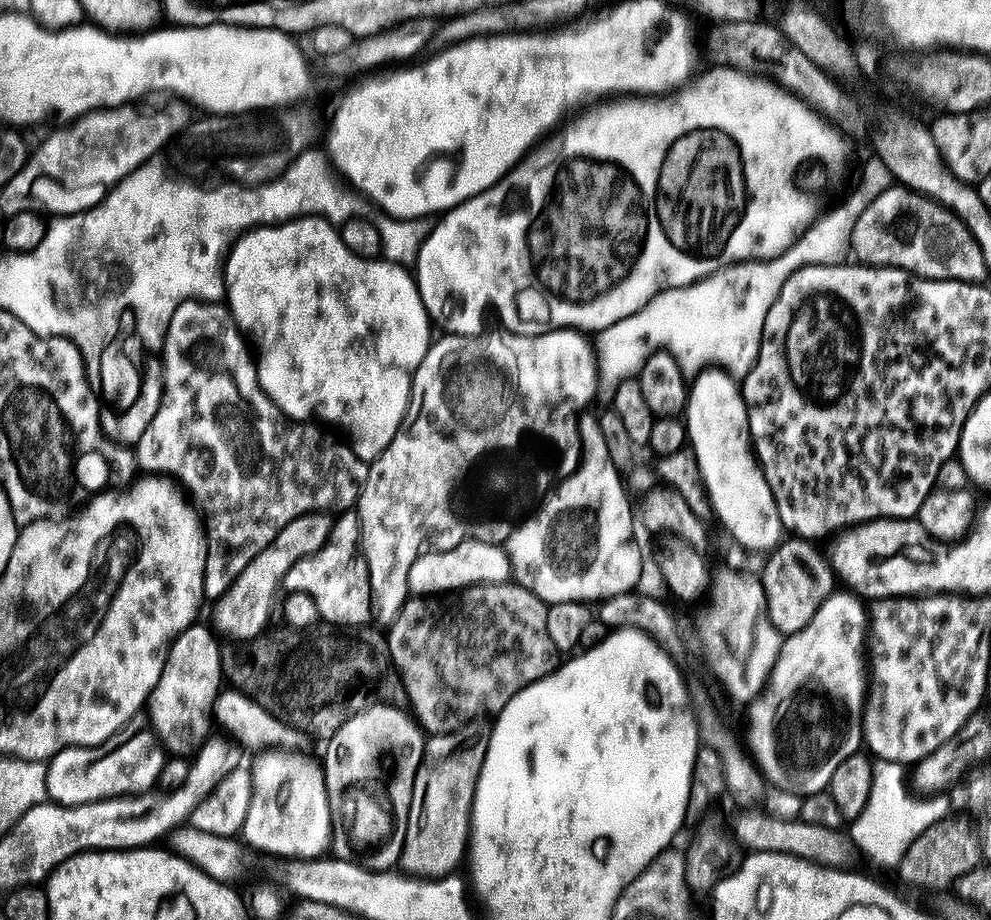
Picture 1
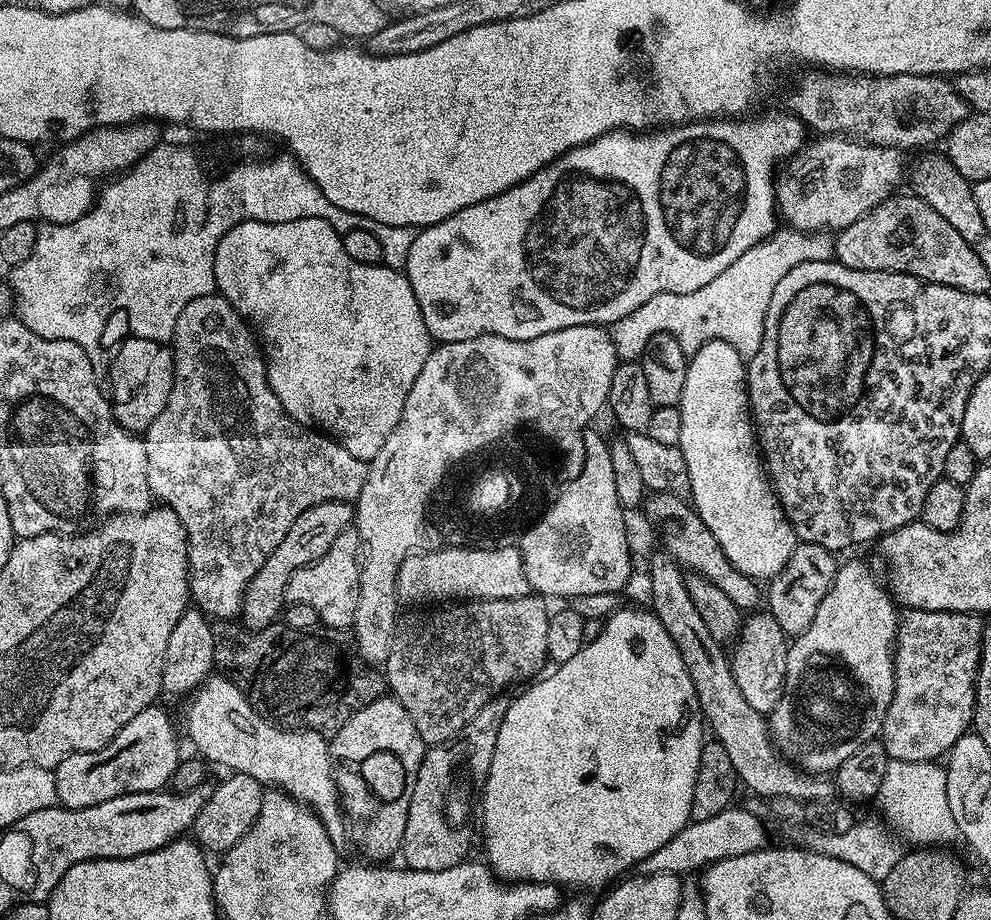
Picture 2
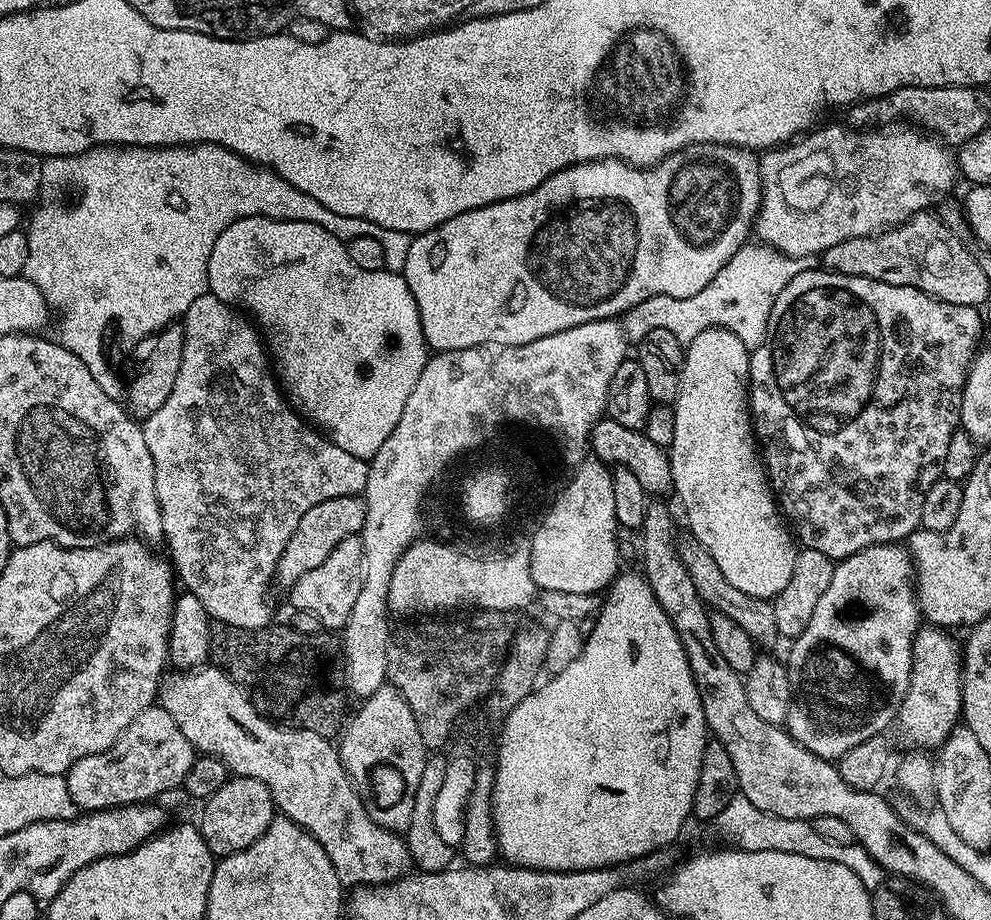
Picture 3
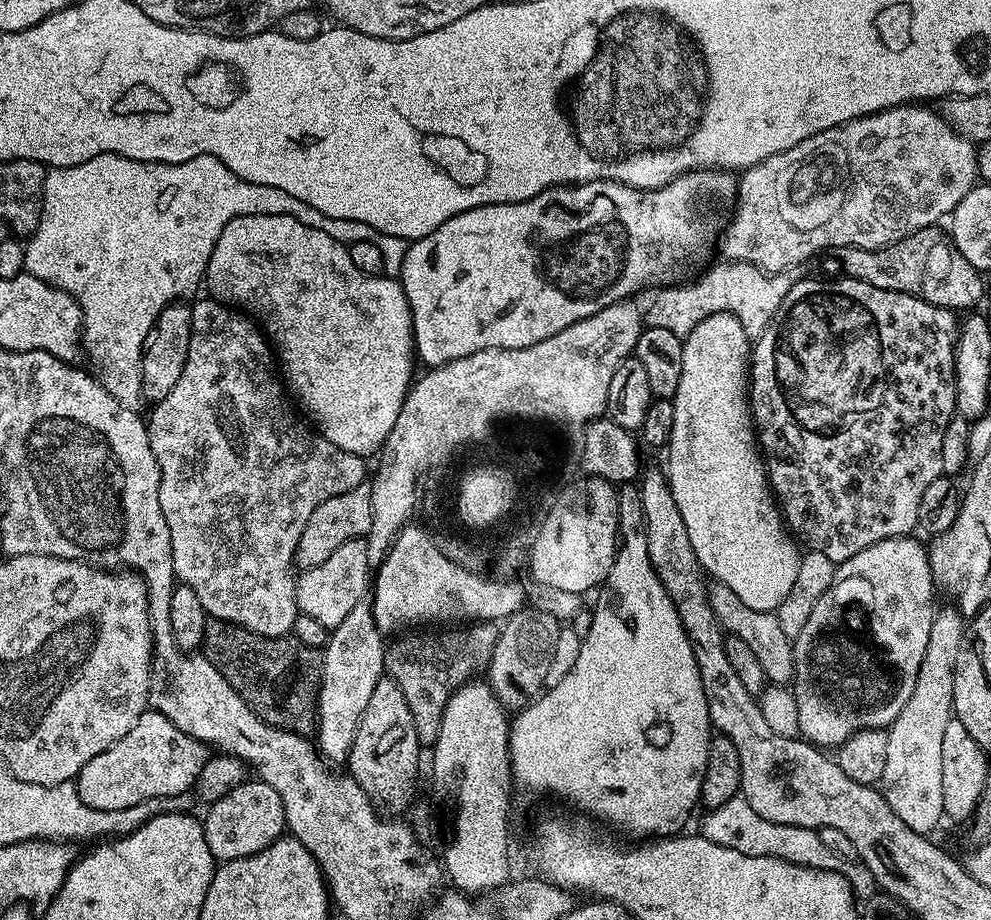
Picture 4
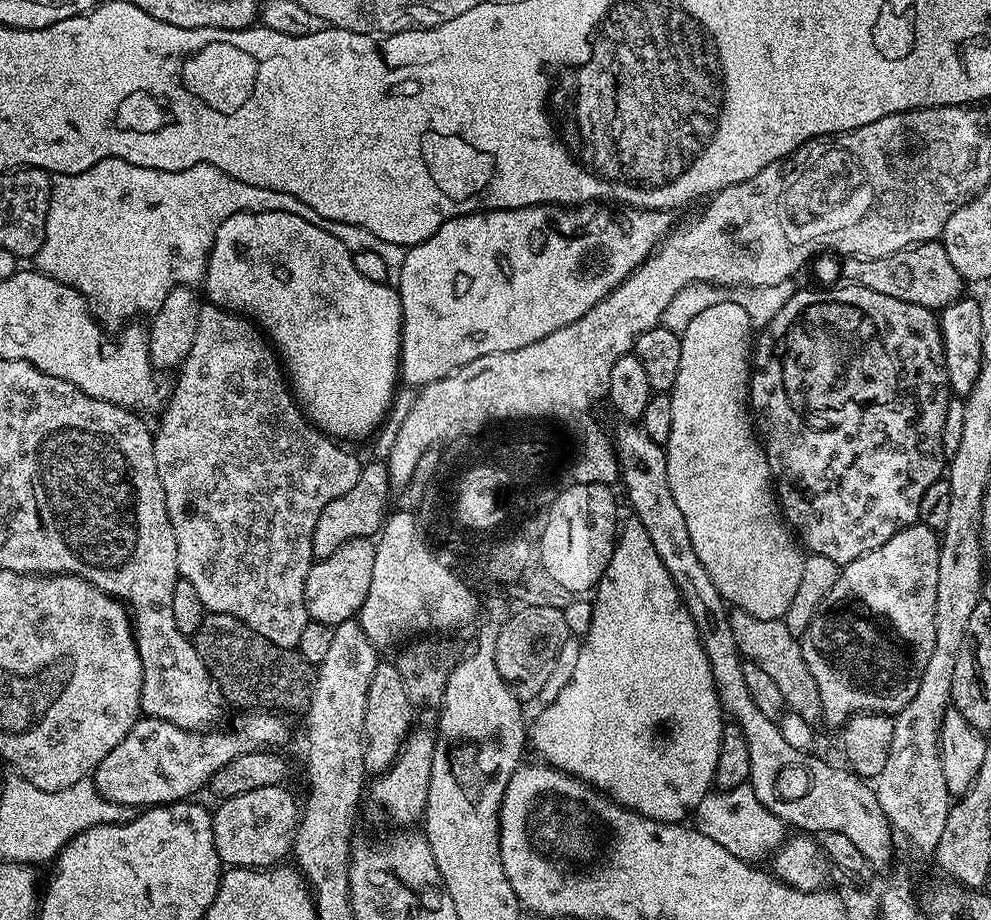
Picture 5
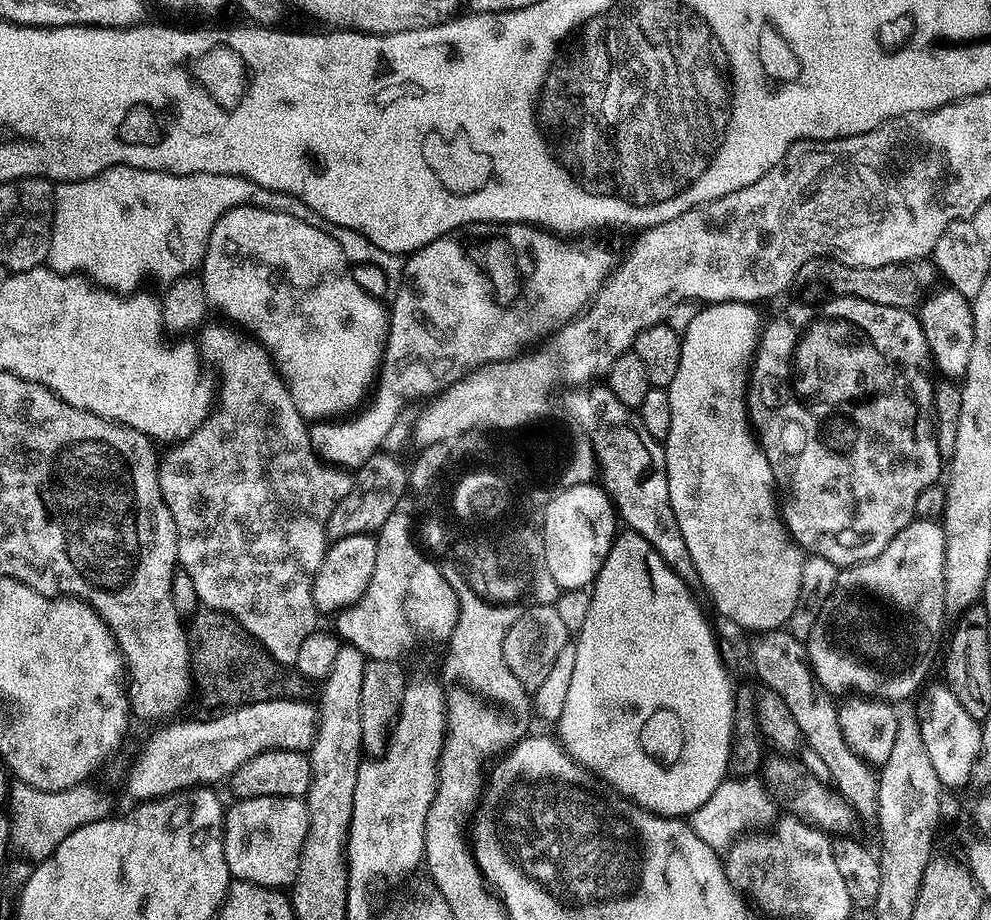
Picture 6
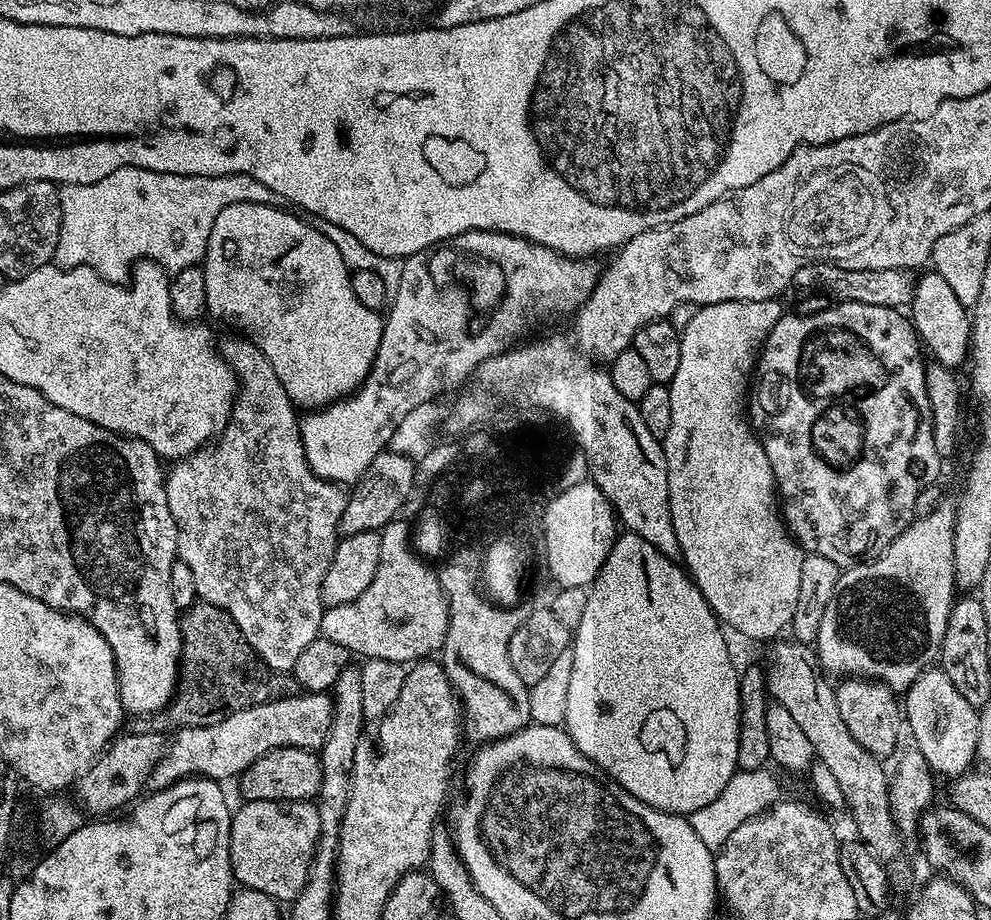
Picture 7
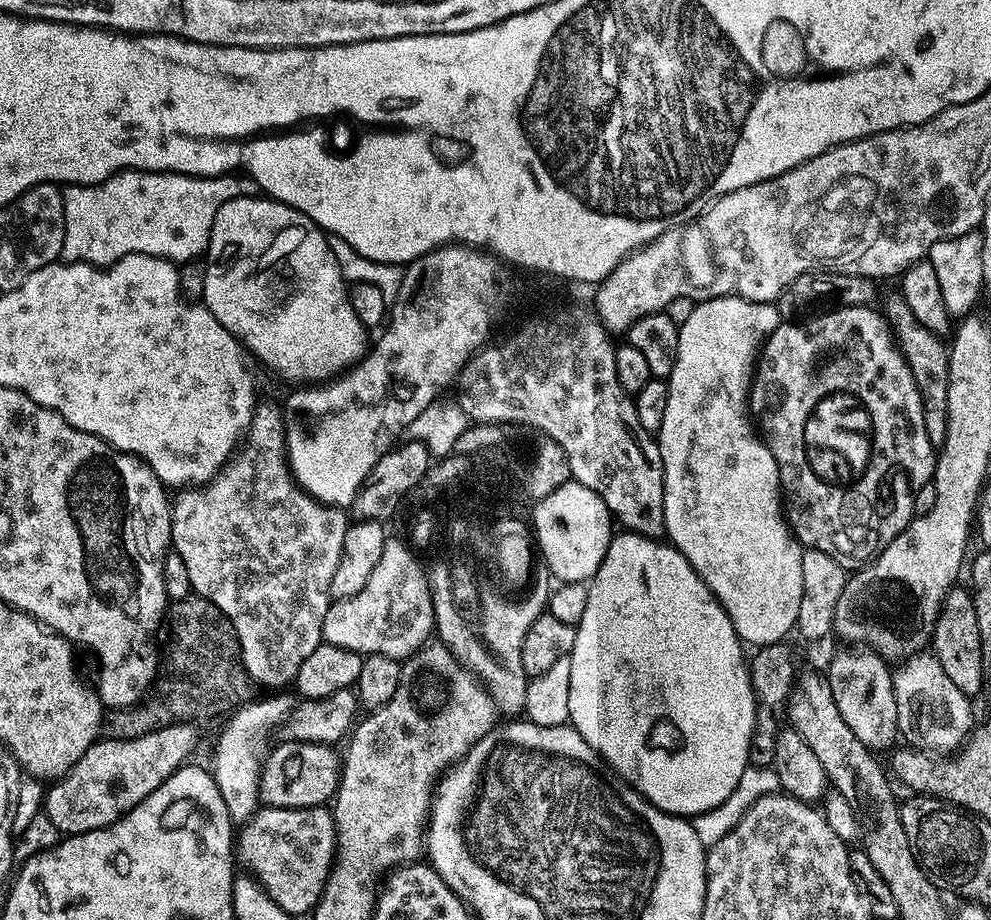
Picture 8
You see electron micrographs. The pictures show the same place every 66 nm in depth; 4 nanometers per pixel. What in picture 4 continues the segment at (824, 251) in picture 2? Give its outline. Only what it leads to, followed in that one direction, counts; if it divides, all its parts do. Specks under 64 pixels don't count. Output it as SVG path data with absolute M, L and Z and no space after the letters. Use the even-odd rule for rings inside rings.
M744 261L719 263L693 284L680 284L677 288L662 289L653 298L652 305L646 308L647 327L670 330L683 338L692 333L694 326L698 326L702 318L719 312L736 312L736 304L744 304L744 329L749 341L755 342L770 326L778 306L782 306L782 298L786 298L786 294L790 294L792 287L806 274L801 265L778 273L767 273Z

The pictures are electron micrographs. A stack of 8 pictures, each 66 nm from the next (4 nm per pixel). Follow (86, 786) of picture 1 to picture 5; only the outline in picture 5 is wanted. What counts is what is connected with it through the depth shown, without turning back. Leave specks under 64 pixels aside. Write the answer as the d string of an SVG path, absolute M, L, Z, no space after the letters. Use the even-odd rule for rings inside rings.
M252 710L240 714L236 725L229 732L220 730L201 730L191 732L174 726L165 720L141 718L102 758L96 767L94 783L96 789L110 802L134 804L137 806L155 806L158 804L175 804L187 801L200 787L207 785L226 762L234 762L243 752L272 750L276 744L288 740L288 724L283 715L263 710Z

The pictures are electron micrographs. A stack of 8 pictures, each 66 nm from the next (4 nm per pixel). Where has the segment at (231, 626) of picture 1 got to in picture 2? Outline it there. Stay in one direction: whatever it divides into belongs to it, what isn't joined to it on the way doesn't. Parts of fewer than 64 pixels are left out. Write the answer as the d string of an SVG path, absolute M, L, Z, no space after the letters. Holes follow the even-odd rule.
M331 500L322 502L318 506L310 506L306 514L302 514L286 530L286 538L278 542L274 554L266 558L262 570L258 570L256 577L248 583L244 591L244 606L242 609L242 624L245 628L265 628L281 615L286 604L288 583L292 575L314 562L318 562L345 535L343 532L353 527L354 508L347 500Z

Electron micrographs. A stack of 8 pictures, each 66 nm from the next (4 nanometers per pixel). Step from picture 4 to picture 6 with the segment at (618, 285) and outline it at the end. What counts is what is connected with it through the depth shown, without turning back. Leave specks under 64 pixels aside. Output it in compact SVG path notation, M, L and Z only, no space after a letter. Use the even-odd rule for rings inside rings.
M482 224L473 232L476 233L473 236L466 237L465 240L459 240L459 235L456 234L439 236L437 240L422 246L417 252L411 253L405 259L400 287L395 289L394 295L391 297L391 300L393 300L392 304L390 303L390 311L388 313L388 338L384 341L384 359L380 362L378 379L374 384L374 395L371 397L371 400L373 399L372 405L370 405L370 400L367 407L359 413L361 416L357 420L345 419L341 422L316 422L311 425L312 447L315 448L317 455L322 460L341 466L346 470L359 469L360 465L365 464L374 453L383 449L386 442L386 433L389 432L390 426L394 426L394 422L398 422L401 412L409 407L408 400L421 399L420 401L423 401L425 398L436 396L454 382L461 380L467 372L481 368L484 364L496 364L500 360L511 360L521 355L525 350L547 341L549 337L559 332L565 324L571 324L591 304L593 298L600 293L601 286L607 282L618 263L617 257L612 257L606 249L599 248L596 244L590 245L589 248L579 248L572 241L575 239L565 238L563 235L549 232L542 227L537 227L535 224Z

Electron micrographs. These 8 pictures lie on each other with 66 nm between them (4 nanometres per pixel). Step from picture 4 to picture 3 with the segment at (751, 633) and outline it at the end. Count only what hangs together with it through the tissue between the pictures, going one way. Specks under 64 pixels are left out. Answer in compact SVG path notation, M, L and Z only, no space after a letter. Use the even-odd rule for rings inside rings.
M691 534L685 535L685 540L683 537L678 547L682 562L686 566L686 574L690 574L690 582L694 582L694 590L698 590L698 594L709 609L726 614L726 618L738 622L738 626L742 626L742 630L746 630L746 634L750 634L750 638L756 641L757 645L764 646L778 640L772 600L754 598L750 594L742 594L742 590L737 590L722 574L722 570L718 570L718 562L710 558L708 551Z

